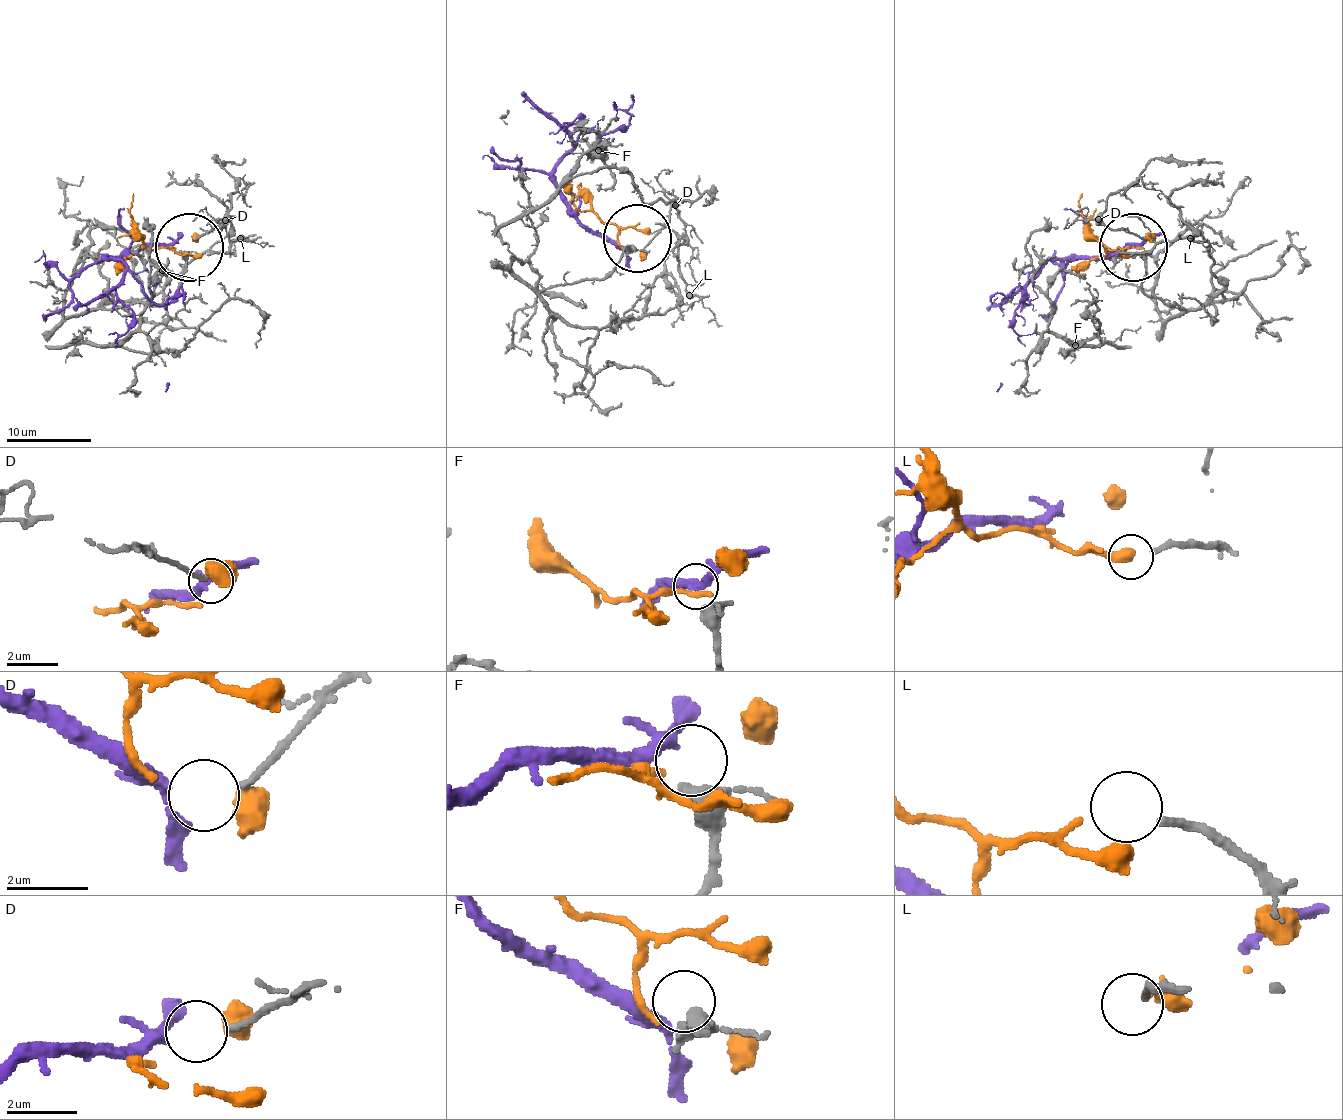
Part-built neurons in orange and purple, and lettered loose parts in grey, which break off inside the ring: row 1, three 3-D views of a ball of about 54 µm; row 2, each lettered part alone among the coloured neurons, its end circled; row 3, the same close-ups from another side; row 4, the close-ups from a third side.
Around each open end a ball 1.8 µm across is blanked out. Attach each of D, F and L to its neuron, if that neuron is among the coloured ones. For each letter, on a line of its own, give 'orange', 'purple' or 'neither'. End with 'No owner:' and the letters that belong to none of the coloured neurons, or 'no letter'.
D: purple
F: neither
L: neither
No owner: F, L

